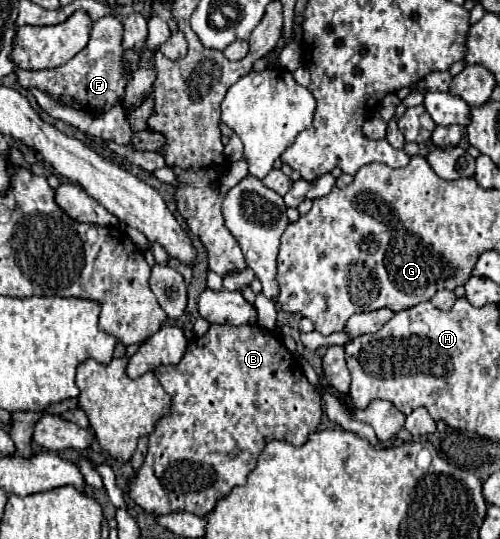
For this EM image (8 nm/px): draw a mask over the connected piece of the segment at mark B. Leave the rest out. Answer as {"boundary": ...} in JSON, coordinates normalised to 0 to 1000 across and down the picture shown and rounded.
{"boundary":[[[426,601],[406,623],[378,631],[374,653],[358,675],[310,683],[314,705],[342,735],[338,768],[326,772],[298,805],[298,839],[286,865],[254,894],[258,920],[298,954],[334,954],[374,946],[402,961],[426,946],[438,920],[458,917],[466,902],[486,902],[514,846],[542,816],[566,816],[602,827],[634,798],[642,779],[642,735],[606,698],[598,668],[558,635],[558,627],[514,605]]]}

